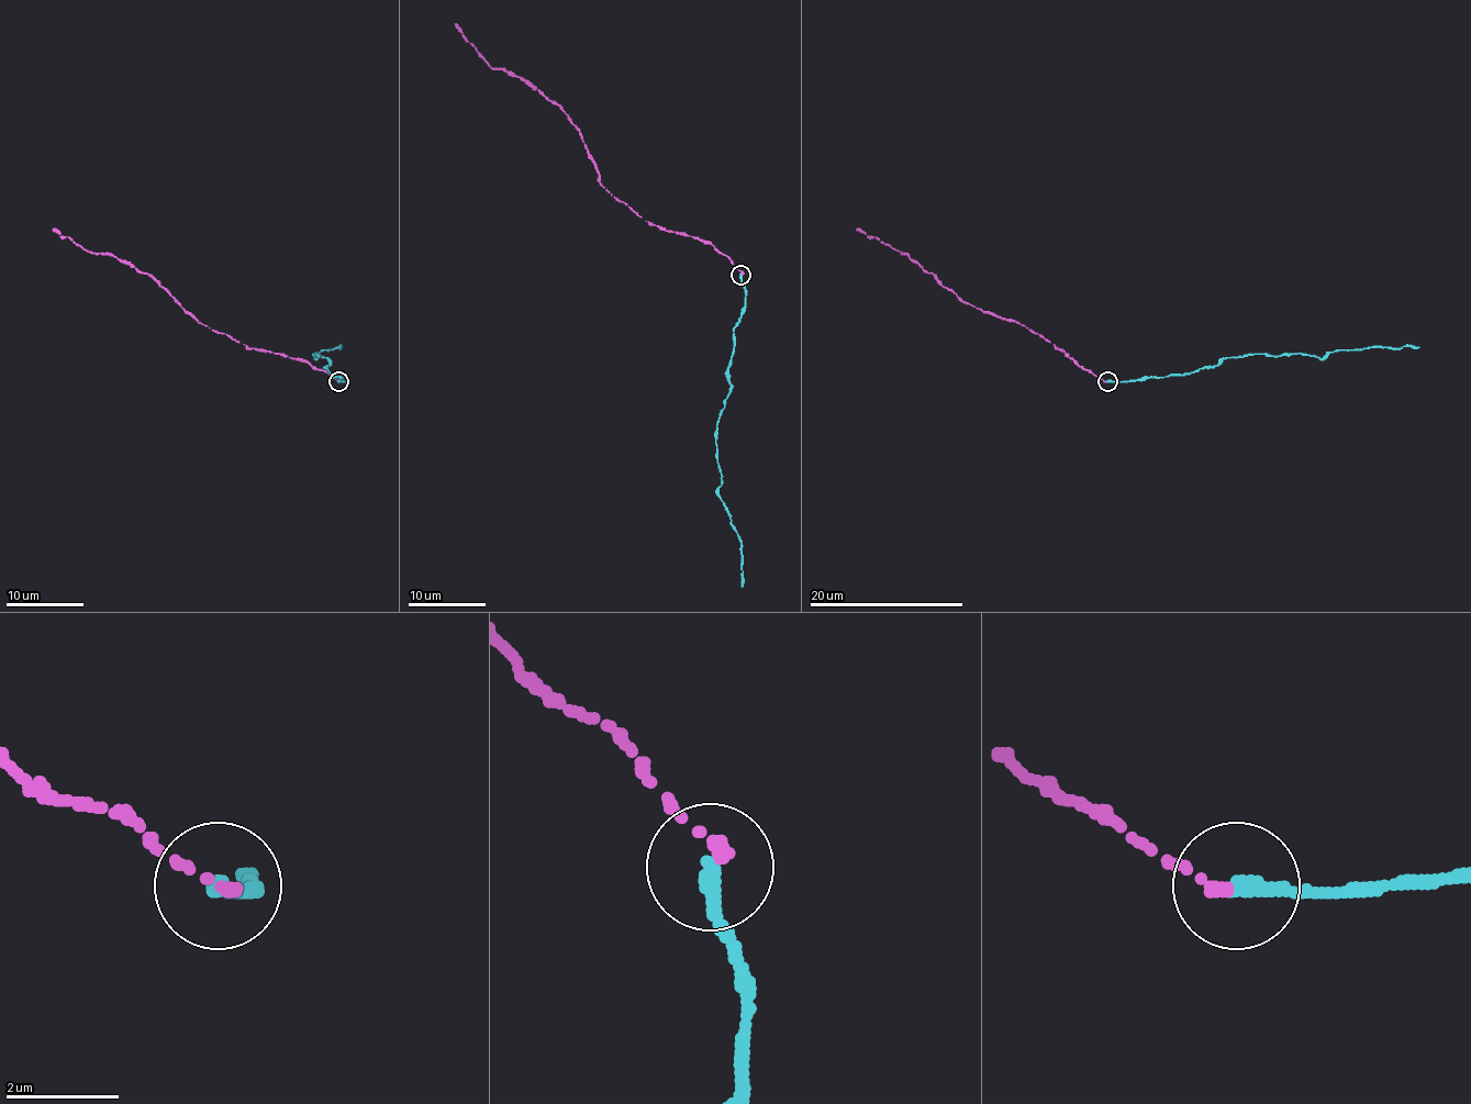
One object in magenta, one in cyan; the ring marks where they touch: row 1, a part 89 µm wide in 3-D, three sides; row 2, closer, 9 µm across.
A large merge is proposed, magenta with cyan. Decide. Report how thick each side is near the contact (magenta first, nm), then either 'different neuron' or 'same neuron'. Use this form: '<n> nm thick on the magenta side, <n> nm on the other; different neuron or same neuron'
220 nm thick on the magenta side, 300 nm on the other; different neuron

